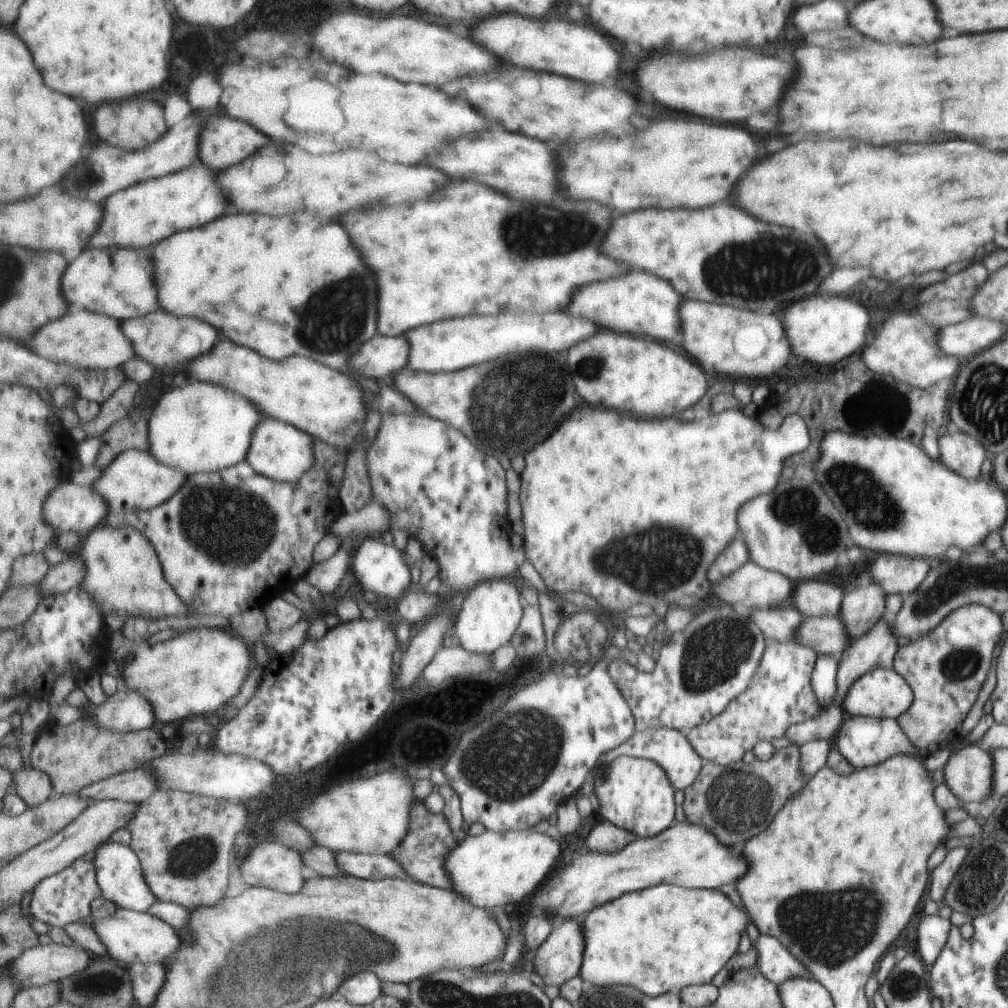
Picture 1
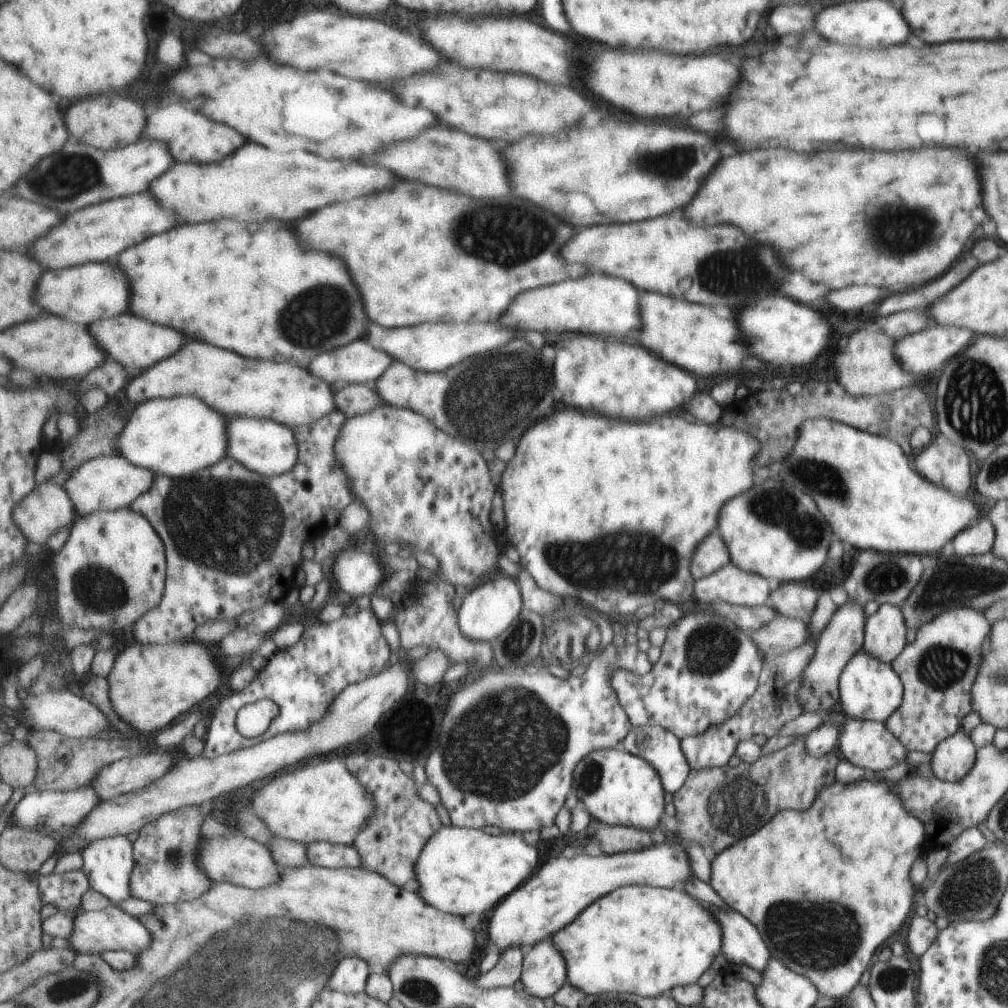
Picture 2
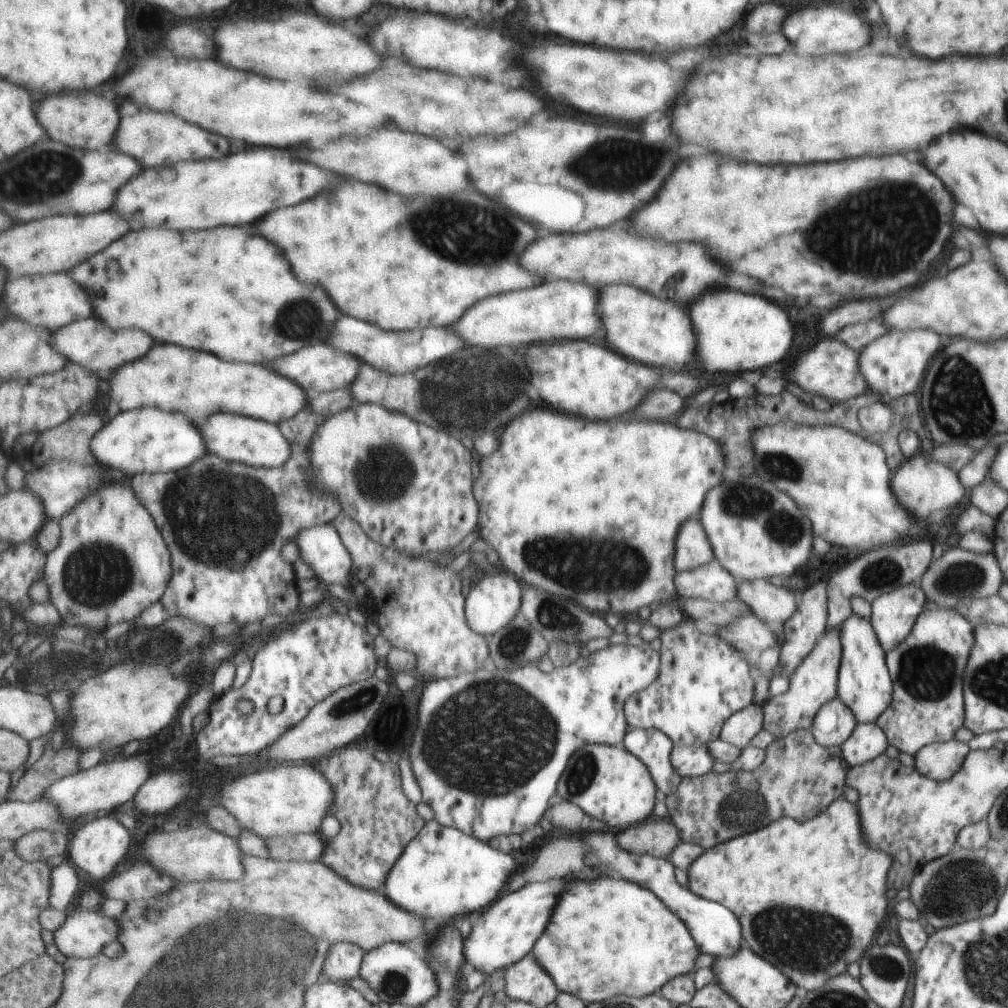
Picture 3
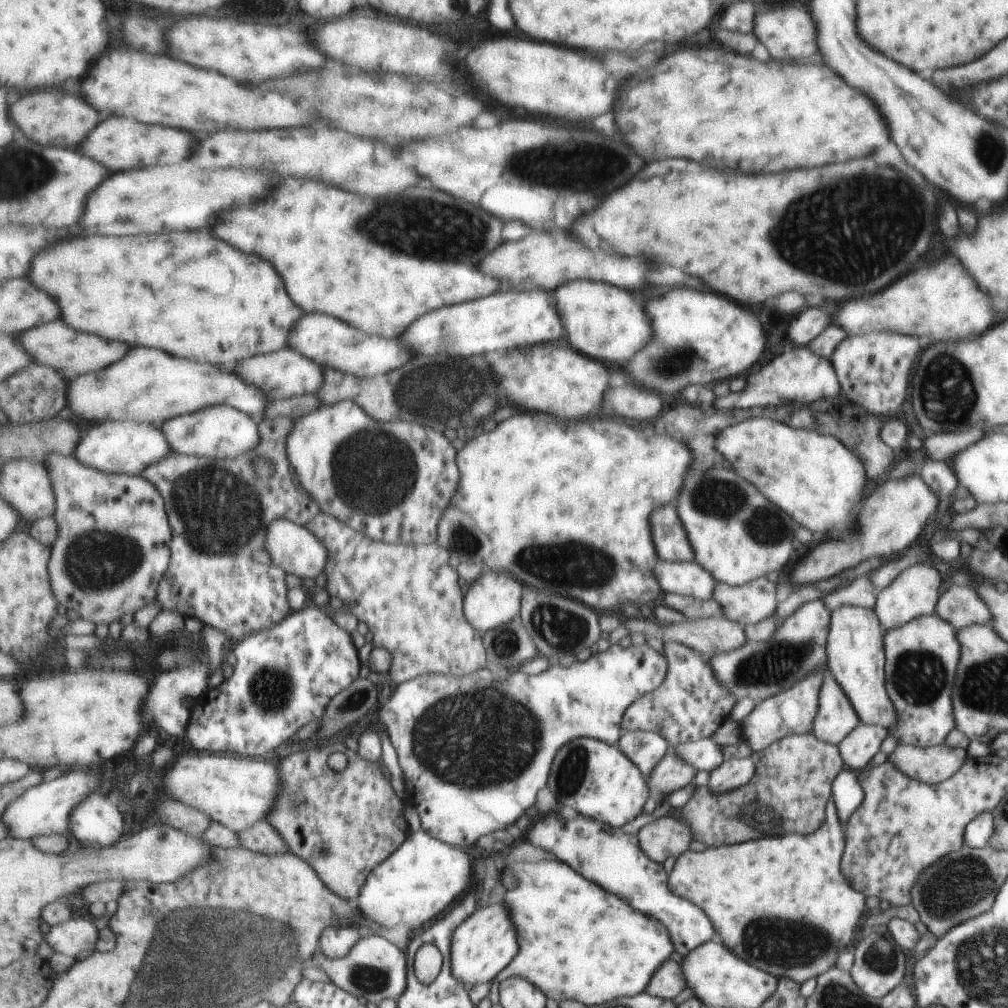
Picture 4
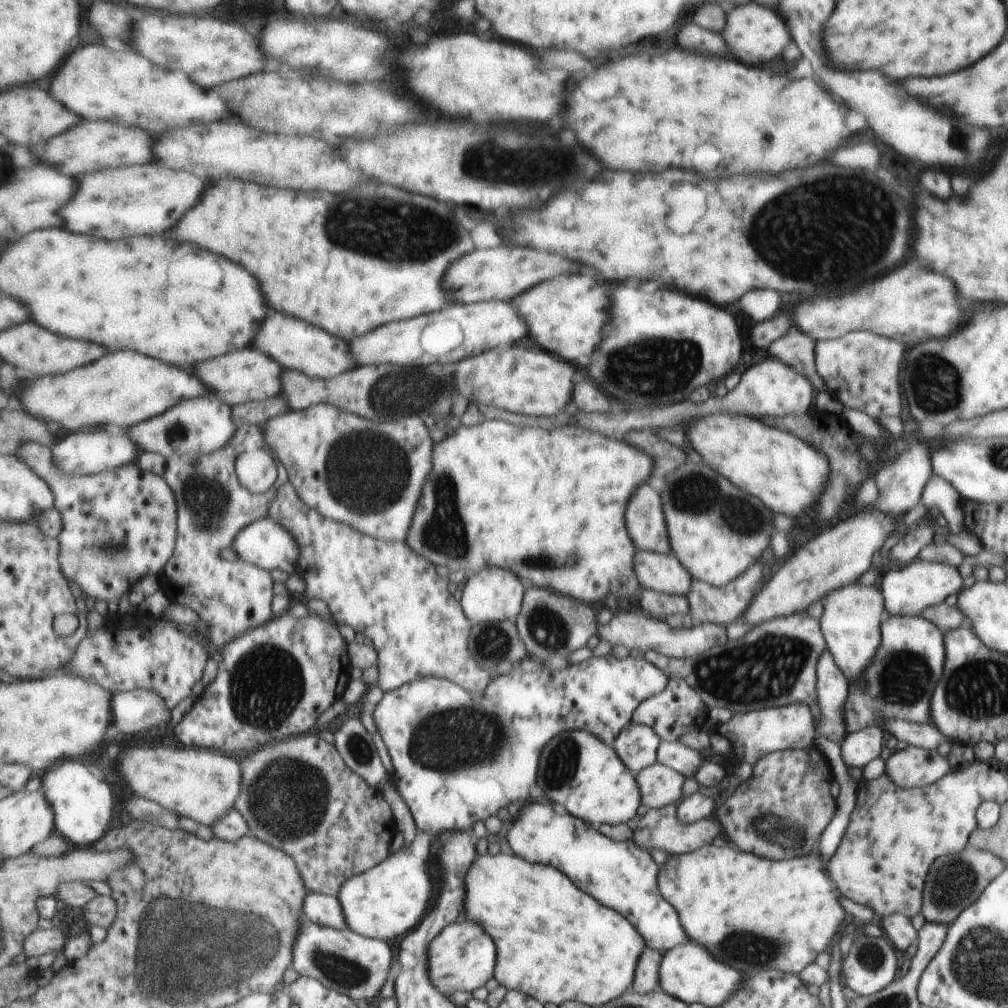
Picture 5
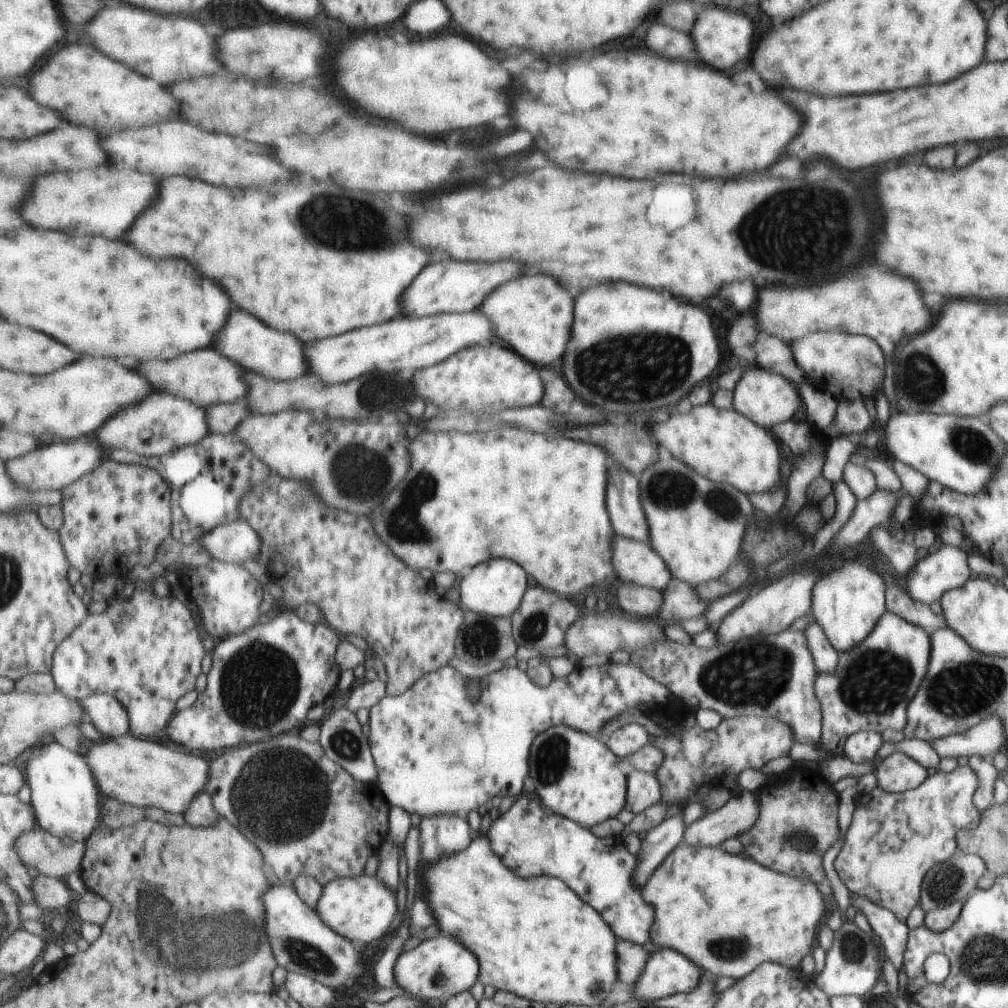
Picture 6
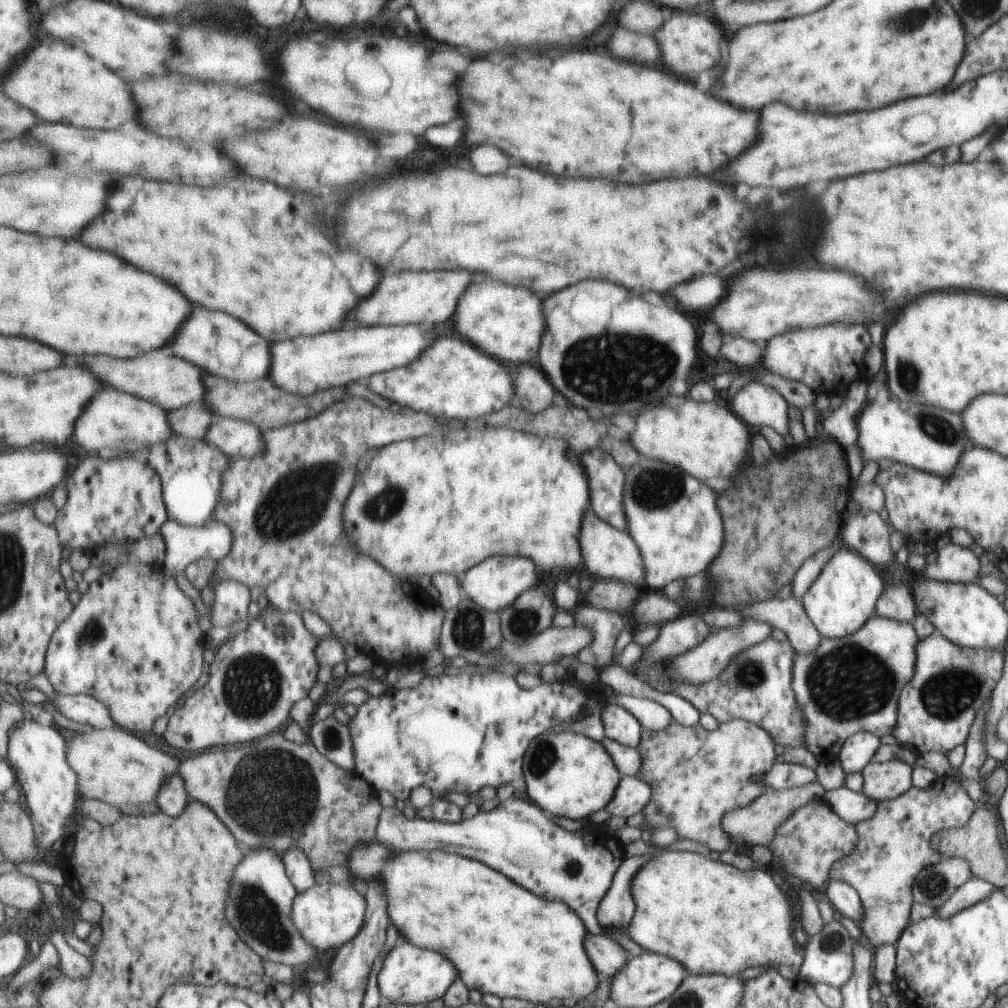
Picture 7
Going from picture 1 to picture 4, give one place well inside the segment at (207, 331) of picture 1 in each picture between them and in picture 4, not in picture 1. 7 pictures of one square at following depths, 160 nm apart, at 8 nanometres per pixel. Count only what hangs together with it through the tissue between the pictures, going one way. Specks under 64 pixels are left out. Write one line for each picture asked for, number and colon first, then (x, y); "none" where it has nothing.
2: (137, 344)
3: (87, 343)
4: (74, 353)

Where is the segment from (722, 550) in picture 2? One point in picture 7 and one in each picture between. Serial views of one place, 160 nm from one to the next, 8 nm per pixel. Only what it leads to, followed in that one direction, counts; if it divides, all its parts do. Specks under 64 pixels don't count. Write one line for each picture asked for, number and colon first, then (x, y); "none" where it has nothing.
3: (691, 547)
4: (670, 542)
5: (644, 515)
6: (626, 516)
7: (605, 479)

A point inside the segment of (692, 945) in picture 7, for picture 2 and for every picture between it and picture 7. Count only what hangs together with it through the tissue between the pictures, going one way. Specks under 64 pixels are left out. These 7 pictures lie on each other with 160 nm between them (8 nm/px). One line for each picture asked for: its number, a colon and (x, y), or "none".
2: (825, 887)
3: (808, 897)
4: (799, 911)
5: (751, 913)
6: (722, 912)

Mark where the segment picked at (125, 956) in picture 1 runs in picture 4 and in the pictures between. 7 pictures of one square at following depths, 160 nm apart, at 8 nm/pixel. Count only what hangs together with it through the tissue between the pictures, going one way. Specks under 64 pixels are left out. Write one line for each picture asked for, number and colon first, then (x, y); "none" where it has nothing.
2: (96, 932)
3: (85, 934)
4: (78, 935)

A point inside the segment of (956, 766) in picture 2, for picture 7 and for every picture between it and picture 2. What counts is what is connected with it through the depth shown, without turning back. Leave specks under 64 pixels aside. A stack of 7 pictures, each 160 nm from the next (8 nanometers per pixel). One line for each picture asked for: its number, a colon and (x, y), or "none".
3: (941, 760)
4: (930, 765)
5: (913, 766)
6: (896, 773)
7: (882, 781)

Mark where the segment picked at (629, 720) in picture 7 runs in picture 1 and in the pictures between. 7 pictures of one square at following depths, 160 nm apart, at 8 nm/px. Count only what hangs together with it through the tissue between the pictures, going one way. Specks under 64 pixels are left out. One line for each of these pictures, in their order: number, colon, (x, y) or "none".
1: (670, 750)
2: (660, 748)
3: (653, 747)
4: (645, 749)
5: (636, 745)
6: (627, 739)

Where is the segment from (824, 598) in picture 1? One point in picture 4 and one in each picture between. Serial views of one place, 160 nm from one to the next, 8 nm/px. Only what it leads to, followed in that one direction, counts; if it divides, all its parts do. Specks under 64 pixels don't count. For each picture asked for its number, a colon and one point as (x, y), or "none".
2: (794, 600)
3: (773, 605)
4: (744, 604)

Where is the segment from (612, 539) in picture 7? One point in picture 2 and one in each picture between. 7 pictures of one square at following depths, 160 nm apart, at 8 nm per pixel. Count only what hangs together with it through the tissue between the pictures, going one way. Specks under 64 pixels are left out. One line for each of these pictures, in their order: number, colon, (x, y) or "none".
2: (728, 584)
3: (710, 582)
4: (687, 578)
5: (662, 573)
6: (633, 561)

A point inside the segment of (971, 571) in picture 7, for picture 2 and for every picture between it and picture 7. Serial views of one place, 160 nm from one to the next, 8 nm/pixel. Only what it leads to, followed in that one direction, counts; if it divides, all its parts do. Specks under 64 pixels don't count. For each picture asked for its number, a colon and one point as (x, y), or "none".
2: (884, 630)
3: (892, 615)
4: (912, 593)
5: (906, 591)
6: (945, 569)

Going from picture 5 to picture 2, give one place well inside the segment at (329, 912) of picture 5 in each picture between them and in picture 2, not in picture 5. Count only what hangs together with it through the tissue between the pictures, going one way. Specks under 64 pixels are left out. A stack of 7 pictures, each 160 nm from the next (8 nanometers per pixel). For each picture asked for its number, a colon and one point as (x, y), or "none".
2: (351, 975)
3: (343, 962)
4: (335, 941)

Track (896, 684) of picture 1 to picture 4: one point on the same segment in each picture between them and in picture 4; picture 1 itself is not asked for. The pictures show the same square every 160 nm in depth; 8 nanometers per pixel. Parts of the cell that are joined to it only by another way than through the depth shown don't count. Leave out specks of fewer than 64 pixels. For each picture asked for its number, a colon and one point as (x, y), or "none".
2: (869, 690)
3: (864, 686)
4: (854, 649)

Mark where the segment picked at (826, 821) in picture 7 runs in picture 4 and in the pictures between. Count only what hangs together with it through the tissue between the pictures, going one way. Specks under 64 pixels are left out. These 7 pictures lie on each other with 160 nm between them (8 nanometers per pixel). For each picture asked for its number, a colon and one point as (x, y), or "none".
4: (787, 793)
5: (780, 812)
6: (797, 822)

